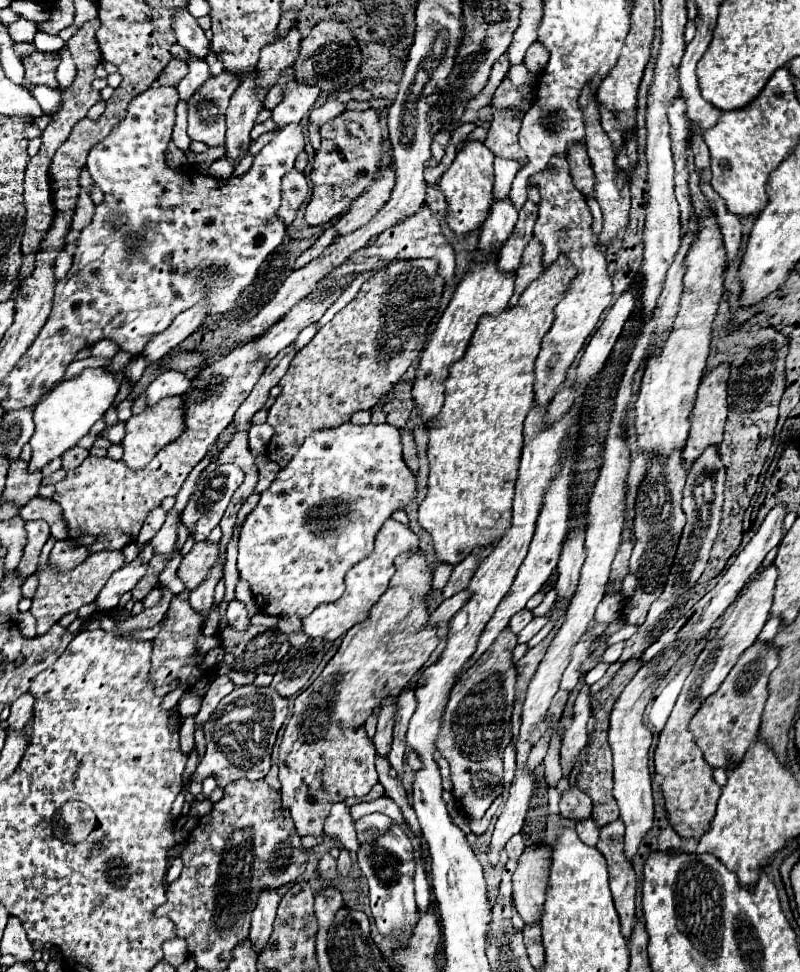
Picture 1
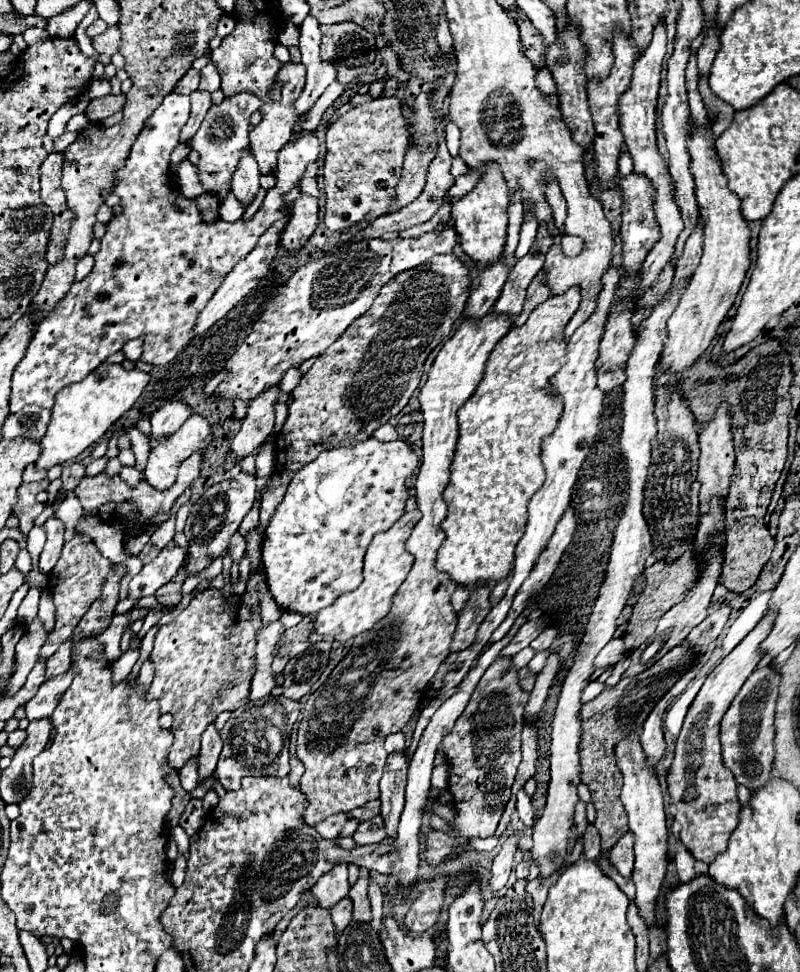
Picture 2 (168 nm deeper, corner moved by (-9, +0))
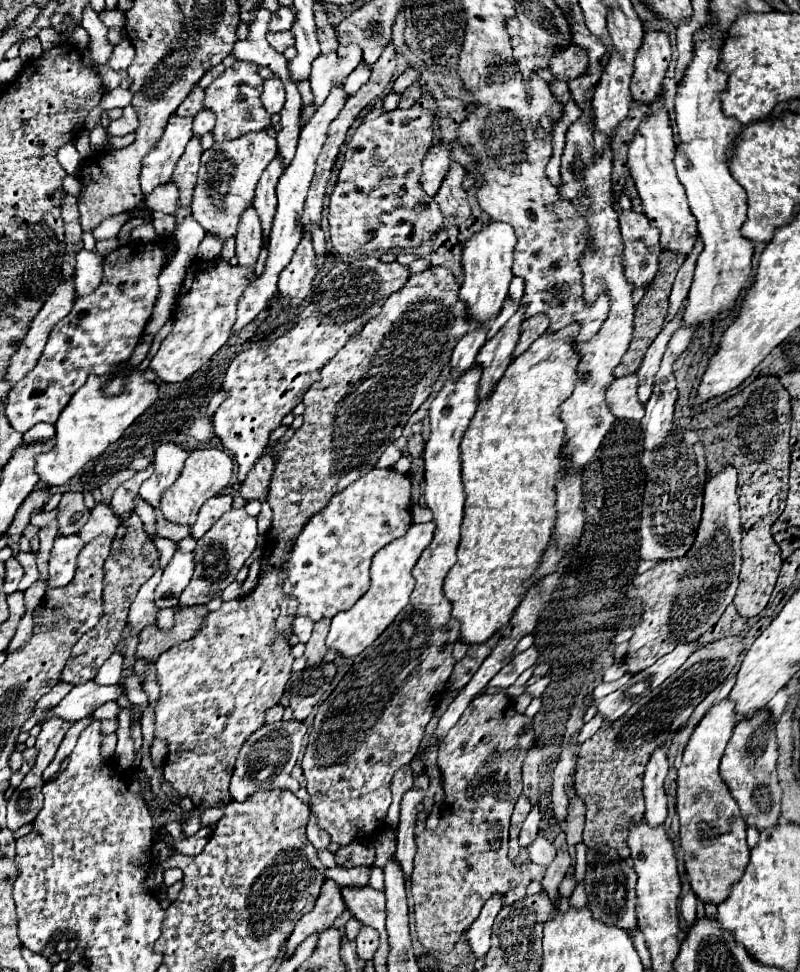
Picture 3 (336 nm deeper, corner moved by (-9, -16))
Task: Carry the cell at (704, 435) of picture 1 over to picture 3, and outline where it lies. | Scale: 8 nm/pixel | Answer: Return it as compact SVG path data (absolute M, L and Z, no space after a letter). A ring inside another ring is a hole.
M725 466L705 484L703 518L695 544L683 560L663 560L655 568L639 574L631 594L643 602L641 622L633 628L627 650L627 670L637 674L651 666L657 658L671 652L681 640L695 640L711 628L723 610L731 604L741 568L741 524L737 502L737 472Z

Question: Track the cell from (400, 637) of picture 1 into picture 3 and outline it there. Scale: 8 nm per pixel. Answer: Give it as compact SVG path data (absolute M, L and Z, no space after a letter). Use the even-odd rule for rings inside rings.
M479 366L471 368L471 372L463 372L459 380L447 378L437 392L435 400L429 406L429 422L431 434L425 444L423 460L425 460L425 488L423 498L427 508L433 512L433 522L437 524L435 536L431 544L421 552L413 578L417 580L415 590L407 608L399 612L399 616L389 624L389 628L369 646L365 648L349 672L331 692L331 696L317 708L313 728L309 732L309 742L301 760L303 774L307 778L307 792L311 796L311 814L317 818L319 828L327 830L333 842L345 846L353 840L365 840L373 834L373 830L383 826L387 808L391 804L391 778L397 768L409 764L419 750L419 744L425 736L425 726L437 708L437 700L441 700L445 692L445 684L455 666L453 644L459 638L459 622L451 618L451 604L443 596L443 580L449 568L457 562L457 544L459 544L459 526L463 520L463 504L465 492L461 486L461 458L459 458L459 442L465 434L477 402L479 402Z

